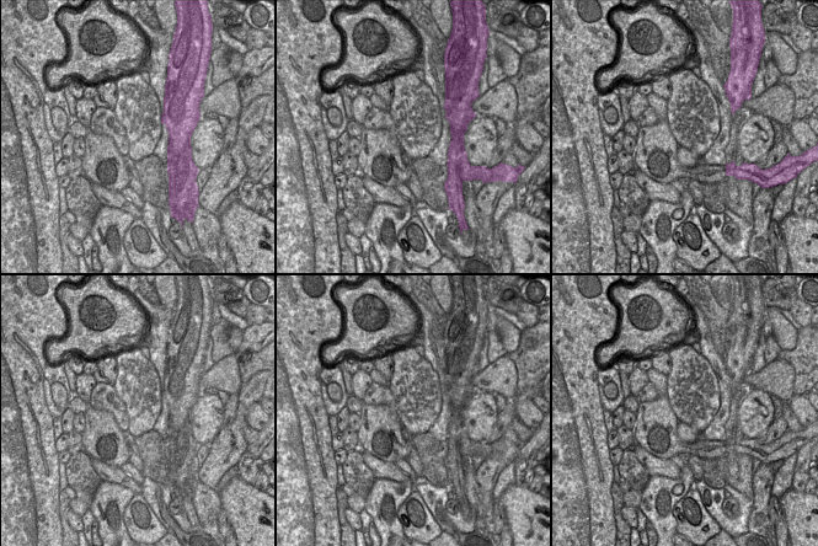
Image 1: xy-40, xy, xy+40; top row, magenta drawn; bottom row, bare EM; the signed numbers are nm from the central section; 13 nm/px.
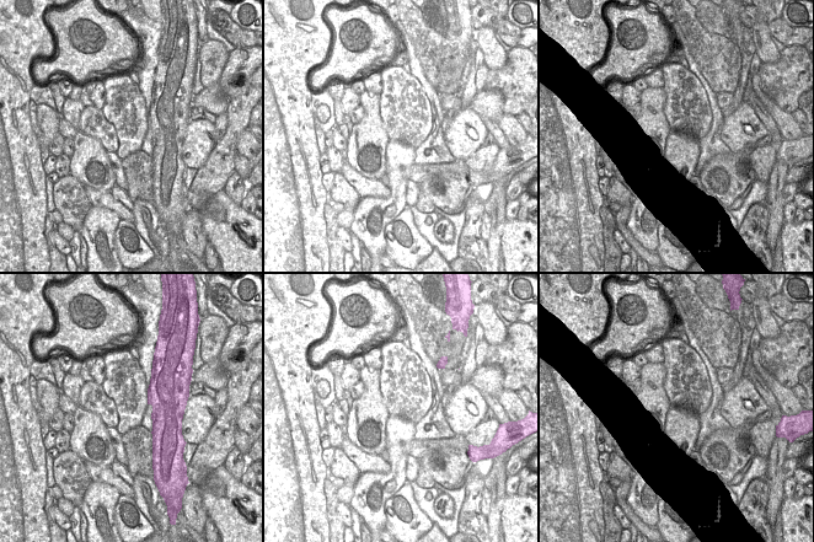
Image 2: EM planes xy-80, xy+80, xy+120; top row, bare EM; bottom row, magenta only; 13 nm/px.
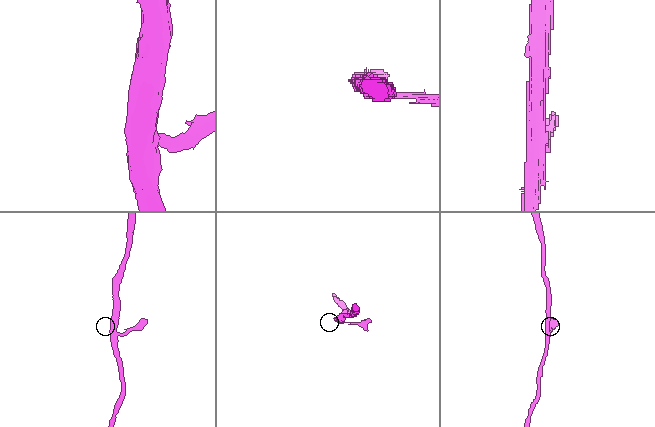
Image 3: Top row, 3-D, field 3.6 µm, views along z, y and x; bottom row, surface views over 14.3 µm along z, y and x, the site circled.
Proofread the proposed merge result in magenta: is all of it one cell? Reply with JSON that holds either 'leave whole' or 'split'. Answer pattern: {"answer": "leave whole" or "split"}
{"answer": "split"}

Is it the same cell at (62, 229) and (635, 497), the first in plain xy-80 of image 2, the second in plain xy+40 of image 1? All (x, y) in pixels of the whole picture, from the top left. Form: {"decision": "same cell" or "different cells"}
{"decision": "same cell"}

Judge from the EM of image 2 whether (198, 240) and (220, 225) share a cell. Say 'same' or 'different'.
different

